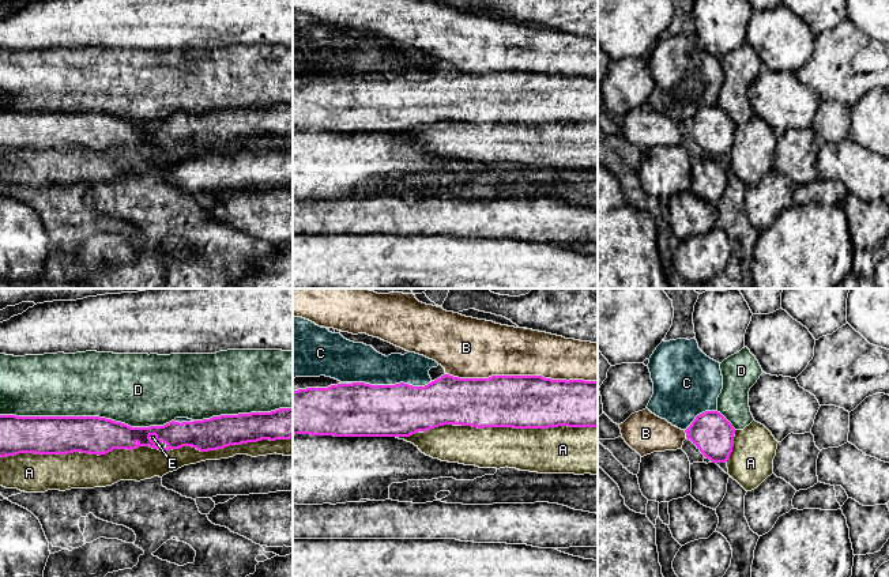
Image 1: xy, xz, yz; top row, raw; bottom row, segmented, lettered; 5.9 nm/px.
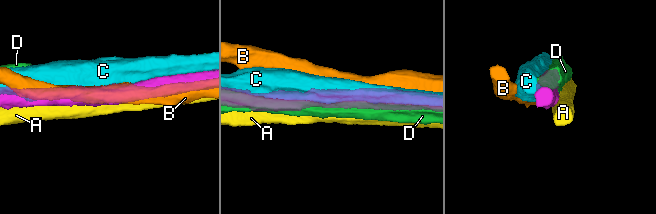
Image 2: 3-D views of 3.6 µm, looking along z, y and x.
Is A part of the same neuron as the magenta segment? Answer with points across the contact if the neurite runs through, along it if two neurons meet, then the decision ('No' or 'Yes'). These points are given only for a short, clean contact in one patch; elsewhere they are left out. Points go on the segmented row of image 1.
No

